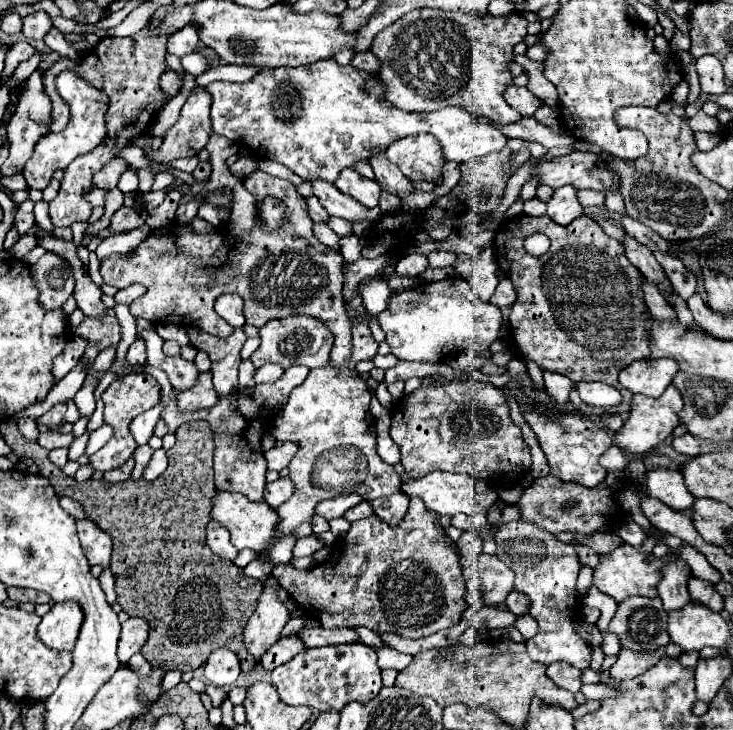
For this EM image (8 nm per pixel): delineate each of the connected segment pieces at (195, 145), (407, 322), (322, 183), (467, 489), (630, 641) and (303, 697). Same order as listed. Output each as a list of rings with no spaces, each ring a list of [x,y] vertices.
[[[205,88],[193,90],[181,108],[179,120],[167,132],[161,148],[145,156],[155,162],[169,162],[173,158],[197,156],[205,148],[211,136],[209,106],[211,96],[207,96],[207,90]]]
[[[447,278],[441,282],[419,284],[407,292],[393,292],[391,308],[377,318],[393,356],[399,360],[435,364],[461,350],[471,350],[475,354],[487,350],[489,344],[499,338],[503,324],[501,310],[489,302],[481,302],[471,282],[465,278]]]
[[[311,180],[311,186],[313,186],[313,194],[319,198],[321,206],[329,212],[329,216],[339,216],[349,222],[357,222],[357,220],[365,218],[369,224],[375,224],[375,220],[379,220],[379,216],[381,216],[379,208],[363,208],[363,204],[359,204],[351,196],[339,192],[327,180]]]
[[[429,472],[427,476],[413,478],[409,482],[403,482],[399,490],[409,498],[421,498],[427,510],[455,516],[459,512],[467,514],[467,504],[473,504],[473,480],[467,474],[447,474],[447,472]]]
[[[629,596],[619,604],[609,630],[621,638],[623,648],[637,652],[649,652],[669,644],[667,612],[659,598]]]
[[[337,644],[323,648],[307,648],[287,664],[277,666],[271,672],[281,700],[289,706],[309,706],[317,712],[343,710],[349,702],[367,702],[383,688],[381,670],[377,666],[377,654],[365,644]]]

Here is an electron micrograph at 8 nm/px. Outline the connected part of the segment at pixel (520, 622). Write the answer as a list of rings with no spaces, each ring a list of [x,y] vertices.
[[[530,615],[517,617],[514,626],[519,630],[525,640],[534,637],[539,631],[536,620]]]

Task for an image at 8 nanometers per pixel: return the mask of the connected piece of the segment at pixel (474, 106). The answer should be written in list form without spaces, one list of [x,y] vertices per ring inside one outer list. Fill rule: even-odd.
[[[413,10],[401,16],[395,24],[375,36],[371,52],[381,62],[377,78],[383,82],[381,100],[387,100],[399,110],[405,112],[433,112],[445,106],[465,108],[471,116],[487,116],[493,122],[511,124],[519,120],[519,114],[503,100],[507,84],[513,80],[509,68],[505,66],[515,58],[513,46],[527,36],[527,20],[523,14],[509,12],[505,16],[469,16],[461,12],[443,12],[443,10]]]

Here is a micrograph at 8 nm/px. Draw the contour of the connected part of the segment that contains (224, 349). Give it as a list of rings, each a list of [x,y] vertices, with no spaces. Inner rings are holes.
[[[189,328],[187,336],[193,348],[205,348],[211,358],[213,386],[219,395],[227,395],[237,388],[237,370],[241,364],[241,346],[247,340],[243,328],[237,328],[229,338],[213,338],[197,328]]]

